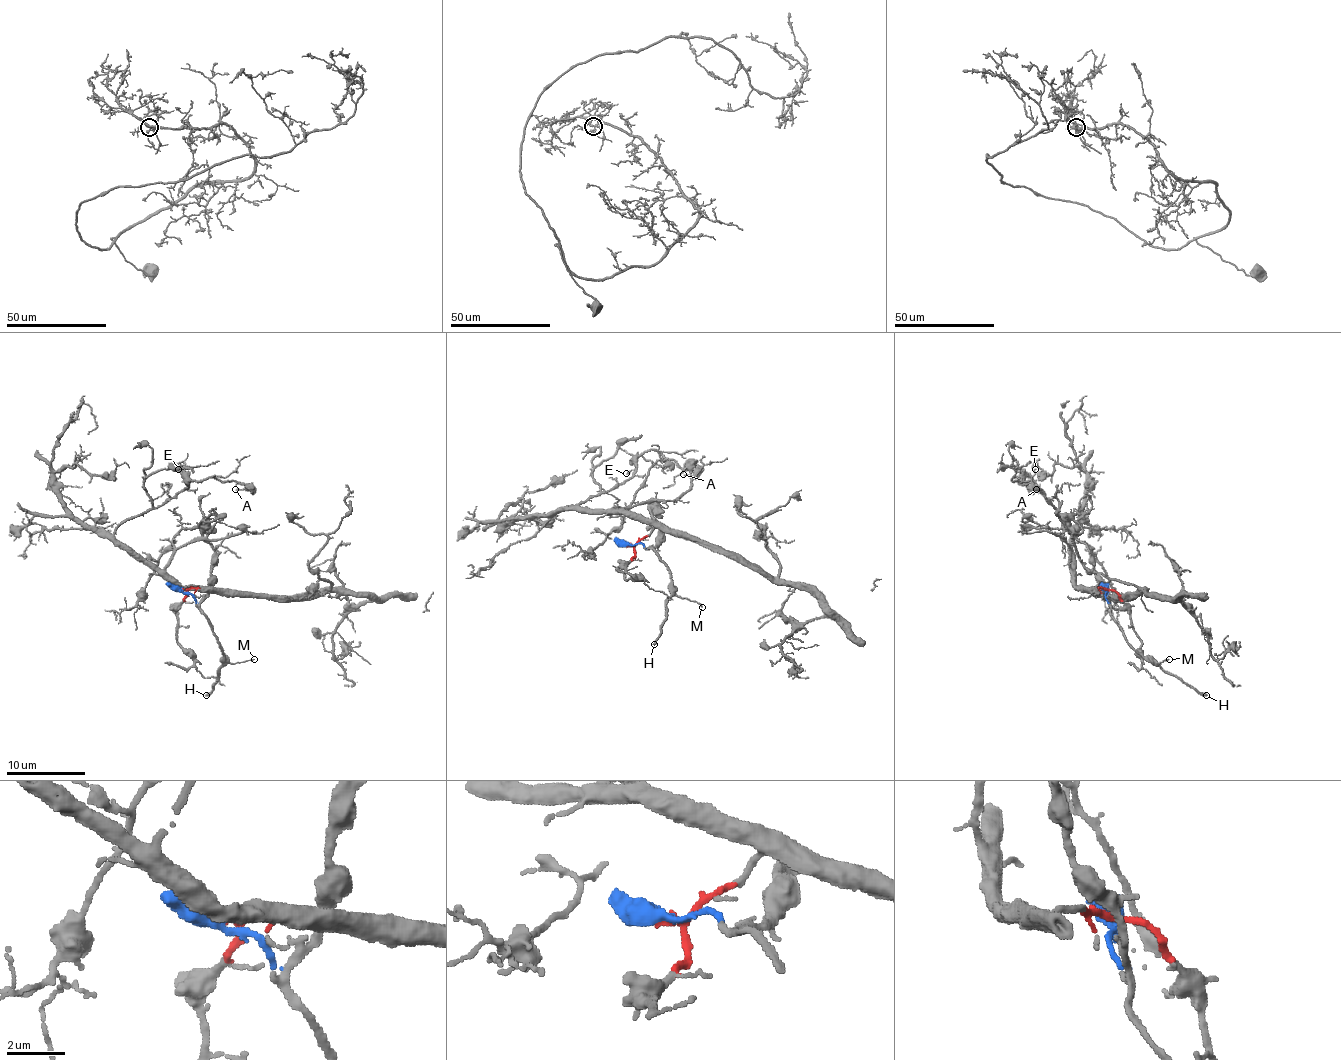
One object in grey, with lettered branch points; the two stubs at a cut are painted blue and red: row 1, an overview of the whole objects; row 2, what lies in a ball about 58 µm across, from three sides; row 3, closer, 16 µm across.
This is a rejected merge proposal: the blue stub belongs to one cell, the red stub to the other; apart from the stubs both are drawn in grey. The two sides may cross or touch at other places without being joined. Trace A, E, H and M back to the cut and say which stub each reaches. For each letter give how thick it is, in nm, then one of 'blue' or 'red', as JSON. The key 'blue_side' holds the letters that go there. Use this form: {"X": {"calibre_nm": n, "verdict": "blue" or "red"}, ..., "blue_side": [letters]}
{"A": {"calibre_nm": 110, "verdict": "red"}, "E": {"calibre_nm": 110, "verdict": "red"}, "H": {"calibre_nm": 260, "verdict": "blue"}, "M": {"calibre_nm": 130, "verdict": "blue"}, "blue_side": ["H", "M"]}

